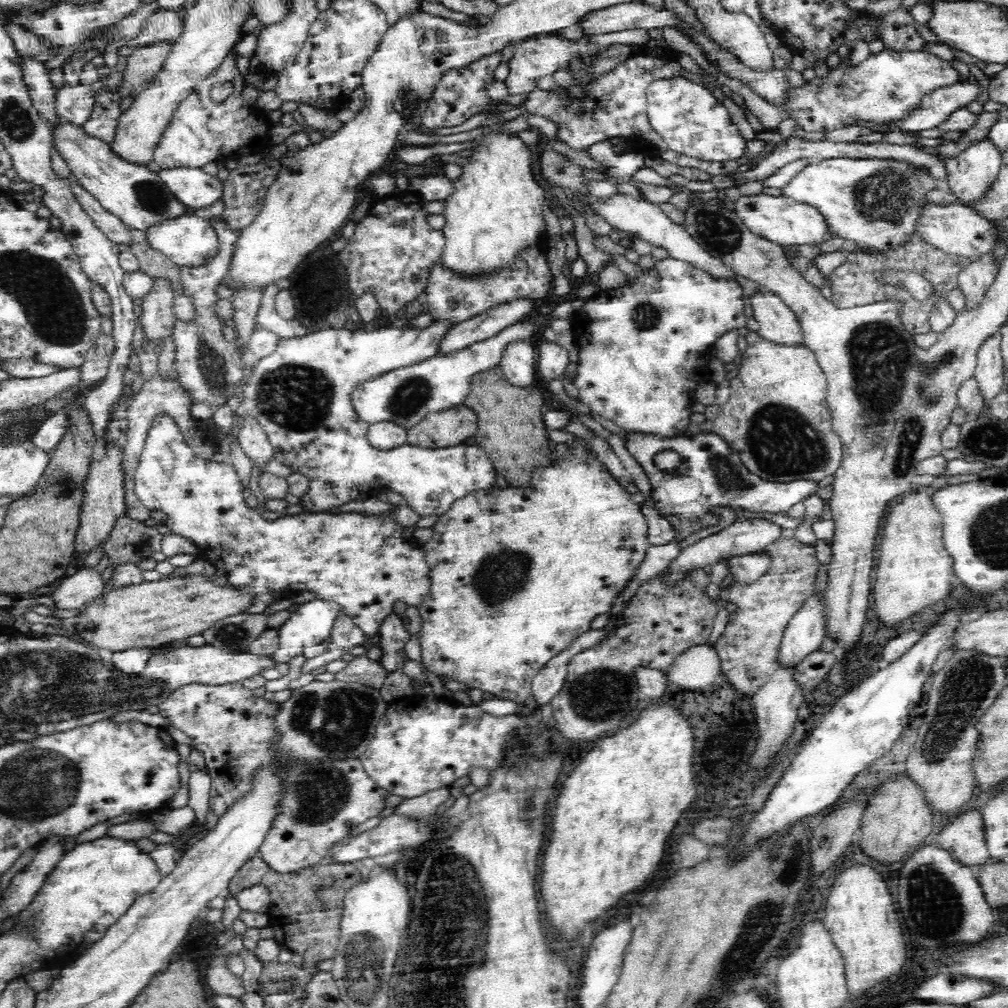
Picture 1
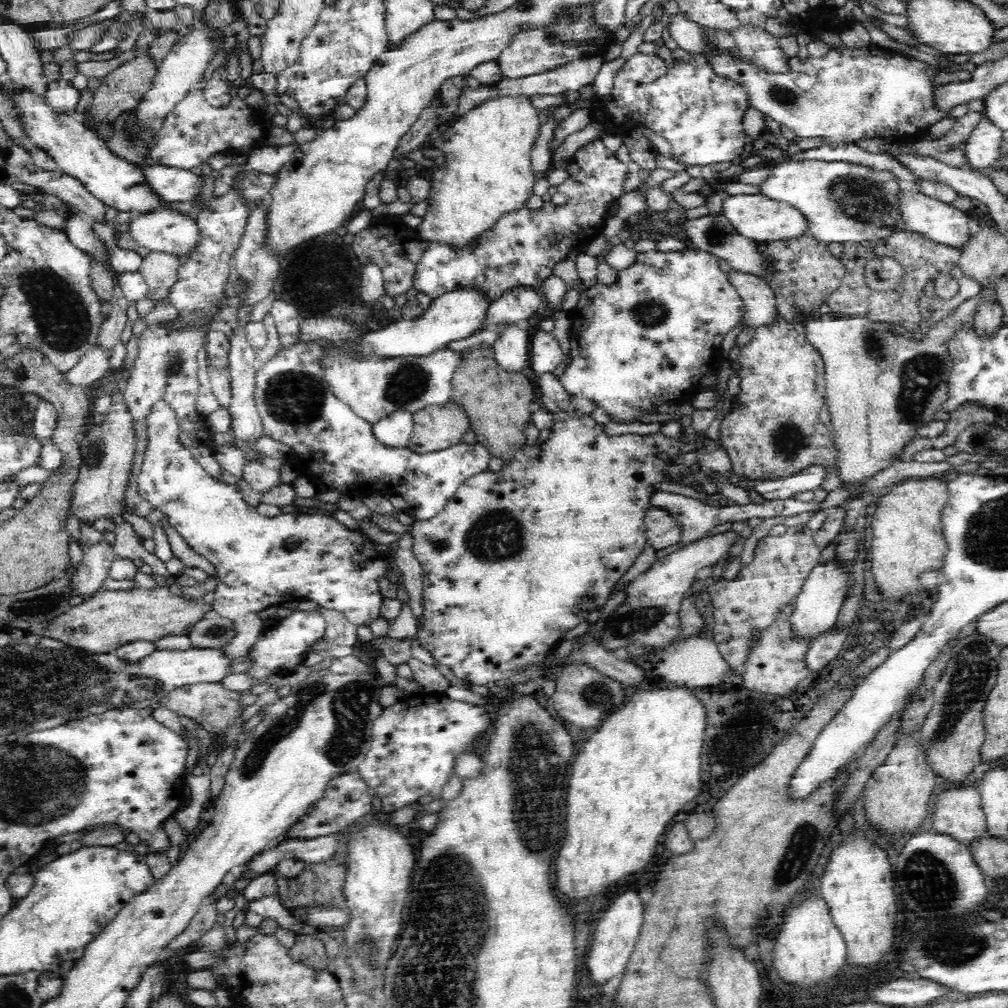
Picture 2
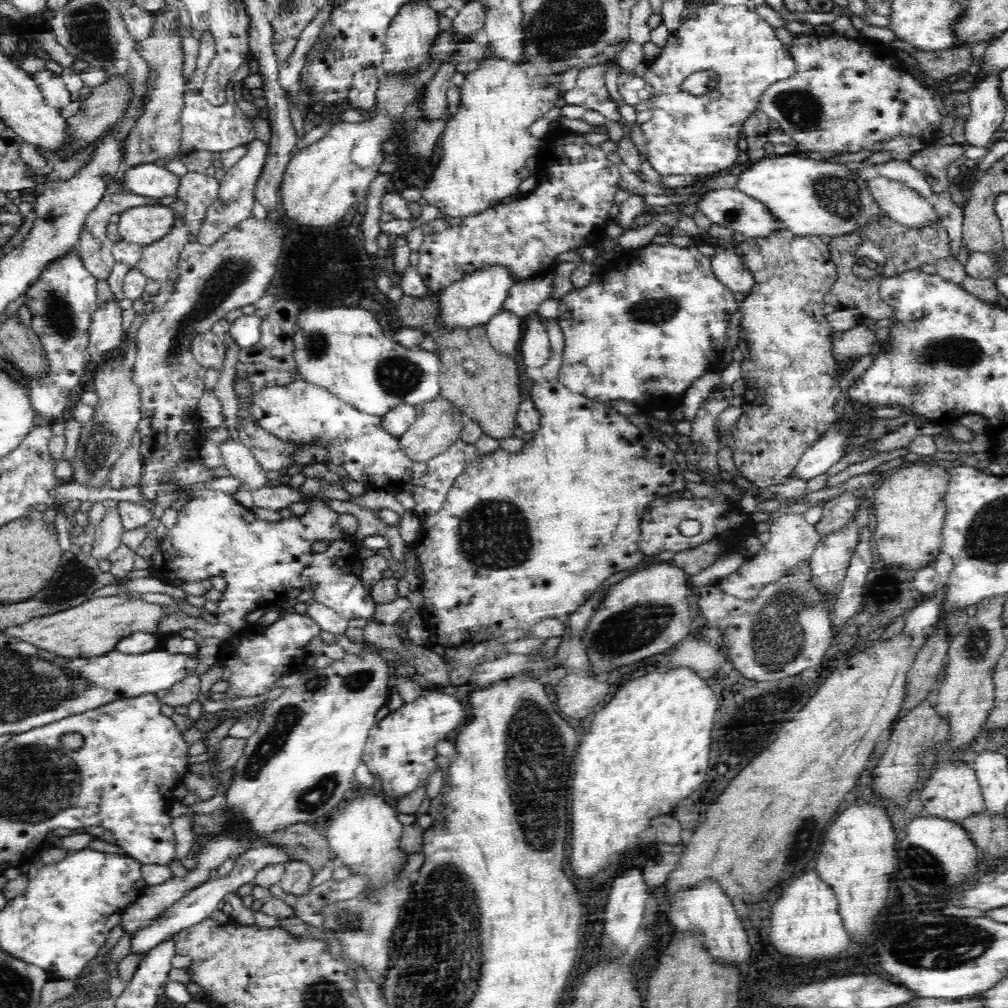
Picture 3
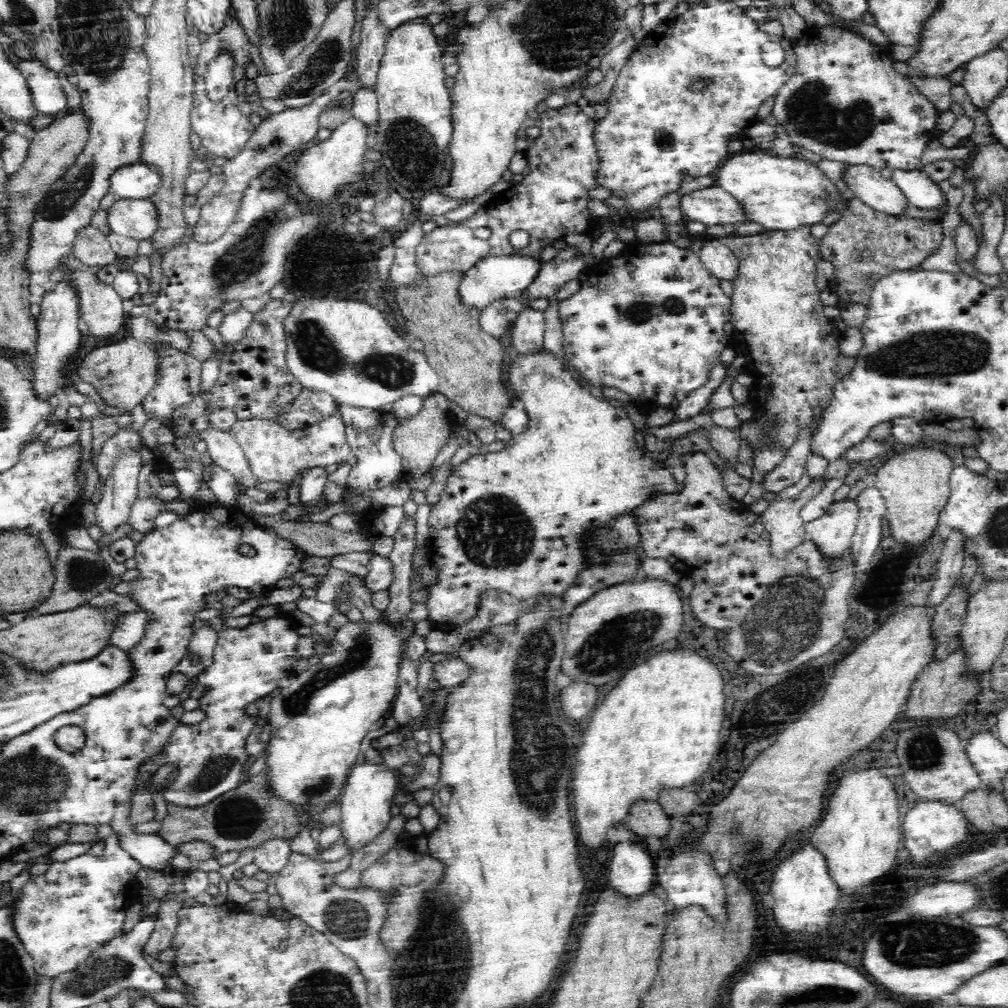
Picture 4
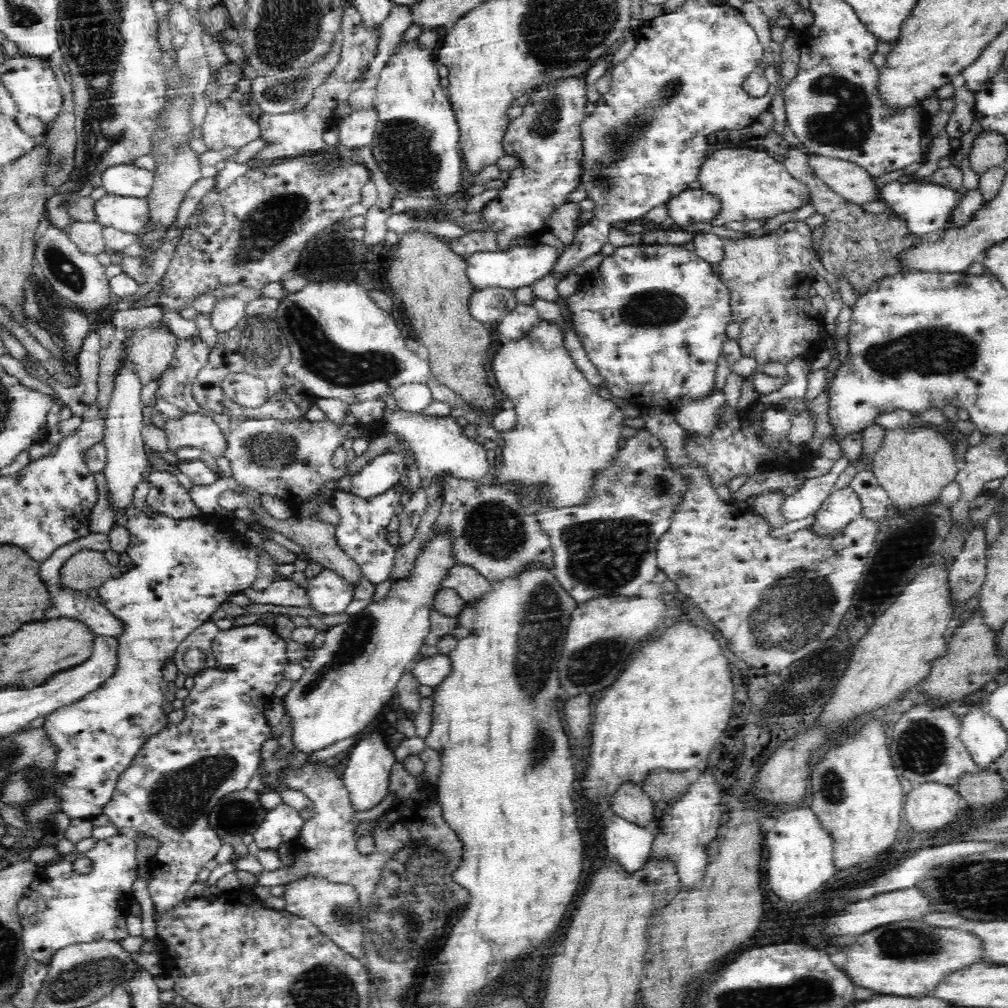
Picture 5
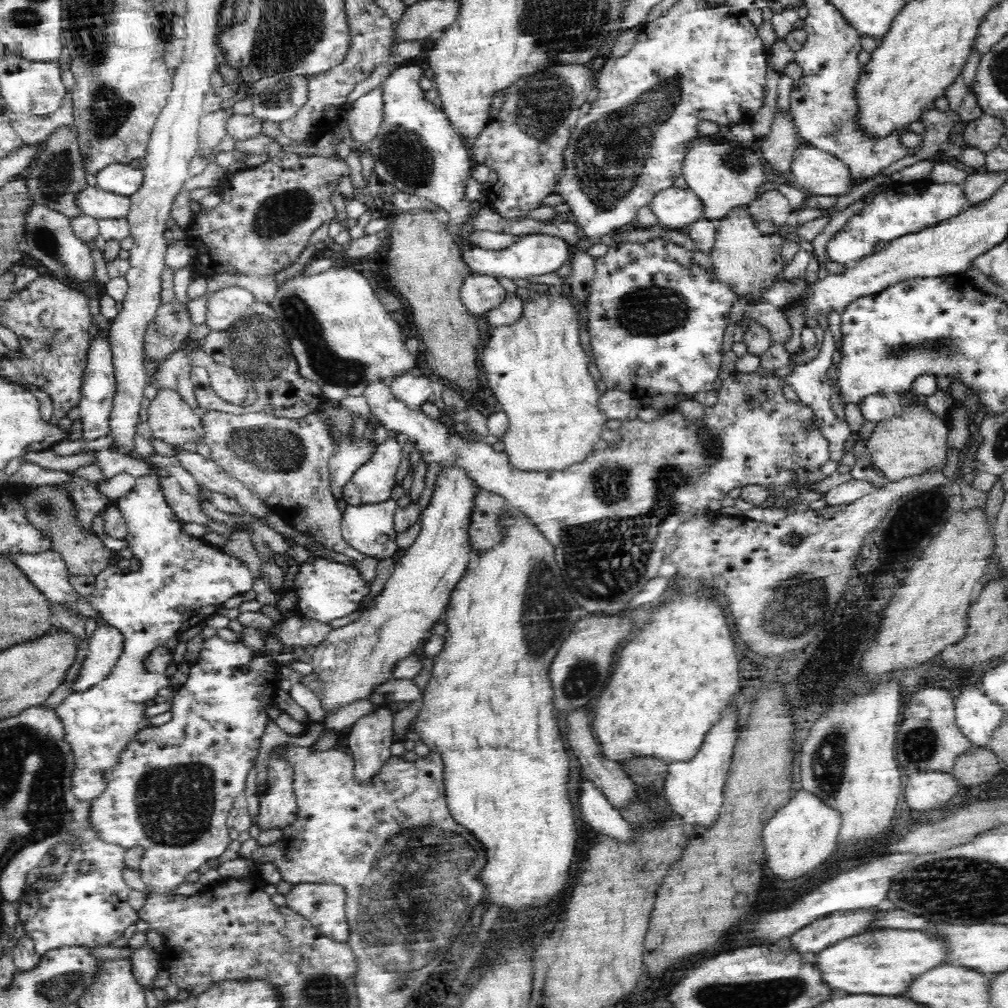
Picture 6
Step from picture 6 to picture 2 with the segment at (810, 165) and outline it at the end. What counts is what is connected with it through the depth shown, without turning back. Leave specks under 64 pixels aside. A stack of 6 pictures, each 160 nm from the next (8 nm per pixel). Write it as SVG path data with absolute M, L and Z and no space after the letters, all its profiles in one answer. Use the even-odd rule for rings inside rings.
M907 190L899 192L896 199L898 199L898 210L906 231L920 234L927 240L950 246L960 252L971 238L971 233L975 229L974 220L967 212L954 208L952 204L944 204L934 198L926 197L922 192L916 194Z

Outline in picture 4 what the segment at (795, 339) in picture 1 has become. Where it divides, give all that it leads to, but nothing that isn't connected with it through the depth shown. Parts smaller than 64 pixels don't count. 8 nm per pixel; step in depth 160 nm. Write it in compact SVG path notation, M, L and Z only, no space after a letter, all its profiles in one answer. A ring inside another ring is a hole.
M708 238L700 250L705 267L720 280L732 280L737 274L738 258L717 238Z

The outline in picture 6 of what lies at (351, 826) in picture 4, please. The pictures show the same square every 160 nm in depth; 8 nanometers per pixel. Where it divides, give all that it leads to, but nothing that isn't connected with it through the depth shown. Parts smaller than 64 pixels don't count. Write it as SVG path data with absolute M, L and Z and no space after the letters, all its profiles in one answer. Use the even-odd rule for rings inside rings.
M374 703L374 710L352 724L348 734L348 748L355 759L358 781L367 781L379 767L392 758L390 746L396 742L392 712L386 703Z

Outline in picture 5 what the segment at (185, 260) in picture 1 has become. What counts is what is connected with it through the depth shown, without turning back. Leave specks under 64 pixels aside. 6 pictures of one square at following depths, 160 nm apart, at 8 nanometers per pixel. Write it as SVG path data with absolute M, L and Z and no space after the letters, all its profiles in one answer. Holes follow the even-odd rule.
M106 195L94 202L99 224L138 235L151 220L147 198Z

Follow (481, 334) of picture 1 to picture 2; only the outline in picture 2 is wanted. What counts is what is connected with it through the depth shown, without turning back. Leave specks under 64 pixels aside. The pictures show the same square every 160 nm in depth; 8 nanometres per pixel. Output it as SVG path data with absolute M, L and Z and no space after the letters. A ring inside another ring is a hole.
M516 286L492 301L486 330L494 330L503 324L528 321L542 305L542 294L531 286Z

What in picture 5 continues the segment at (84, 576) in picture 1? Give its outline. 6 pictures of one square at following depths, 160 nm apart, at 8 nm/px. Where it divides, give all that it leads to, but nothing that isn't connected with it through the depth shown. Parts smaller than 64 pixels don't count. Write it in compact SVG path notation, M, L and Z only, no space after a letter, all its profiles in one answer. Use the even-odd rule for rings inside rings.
M126 330L120 333L123 340L124 358L120 360L120 366L118 366L115 376L102 440L107 448L107 463L103 473L106 478L106 488L108 488L108 502L112 505L114 513L125 512L126 508L132 504L134 487L143 481L142 474L151 466L146 456L146 450L144 450L145 442L141 435L143 427L143 406L140 398L142 386L129 358L127 358L127 346L125 346L125 342L133 335L133 332L134 330Z

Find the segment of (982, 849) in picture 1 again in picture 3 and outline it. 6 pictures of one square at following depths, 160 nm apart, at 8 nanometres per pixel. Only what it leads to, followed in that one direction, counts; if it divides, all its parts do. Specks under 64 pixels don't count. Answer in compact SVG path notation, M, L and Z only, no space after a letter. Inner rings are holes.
M944 760L944 762L938 762L934 766L936 766L934 772L930 774L924 790L920 792L920 800L923 802L926 814L939 815L942 818L962 823L967 815L985 810L985 802L975 770L970 770L964 761Z

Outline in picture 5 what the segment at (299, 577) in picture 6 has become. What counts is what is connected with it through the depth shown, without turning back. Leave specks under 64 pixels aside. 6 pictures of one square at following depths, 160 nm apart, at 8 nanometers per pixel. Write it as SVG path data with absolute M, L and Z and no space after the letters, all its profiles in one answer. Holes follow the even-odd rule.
M328 568L309 578L305 589L307 604L320 614L345 612L354 598L354 586L346 584L341 576Z

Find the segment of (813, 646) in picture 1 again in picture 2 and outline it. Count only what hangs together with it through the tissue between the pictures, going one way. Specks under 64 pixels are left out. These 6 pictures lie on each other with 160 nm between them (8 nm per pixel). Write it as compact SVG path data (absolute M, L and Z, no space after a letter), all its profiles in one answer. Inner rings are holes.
M837 560L816 564L808 578L804 581L801 591L794 599L796 609L793 610L792 631L796 637L812 637L824 634L828 628L836 624L836 617L840 606L845 601L848 593L847 570Z

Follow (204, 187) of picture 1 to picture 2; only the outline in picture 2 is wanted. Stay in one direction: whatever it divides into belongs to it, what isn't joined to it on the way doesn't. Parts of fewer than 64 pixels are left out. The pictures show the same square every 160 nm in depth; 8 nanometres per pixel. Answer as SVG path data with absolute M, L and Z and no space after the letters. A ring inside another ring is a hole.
M147 166L144 181L156 197L167 202L193 202L203 189L203 178L190 170L170 166Z

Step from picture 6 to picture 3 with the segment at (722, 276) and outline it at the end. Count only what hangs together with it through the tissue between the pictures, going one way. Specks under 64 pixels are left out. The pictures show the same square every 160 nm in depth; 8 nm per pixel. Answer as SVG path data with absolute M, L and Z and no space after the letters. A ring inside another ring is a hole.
M782 229L764 237L738 238L731 249L750 269L753 285L745 299L739 302L742 318L735 326L739 336L736 346L743 353L741 378L745 382L745 393L742 396L742 414L730 426L725 441L732 449L737 472L756 488L772 488L791 474L807 448L842 414L846 395L840 378L858 360L857 355L844 361L832 354L834 331L823 308L826 293L836 282L838 273L829 247L818 236L796 235Z

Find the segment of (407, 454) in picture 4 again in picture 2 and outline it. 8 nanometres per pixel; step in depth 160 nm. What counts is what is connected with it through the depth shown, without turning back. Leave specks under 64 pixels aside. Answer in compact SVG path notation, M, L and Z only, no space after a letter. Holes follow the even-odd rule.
M451 400L426 406L413 414L413 431L407 446L417 454L445 450L462 442L470 428L466 411Z

